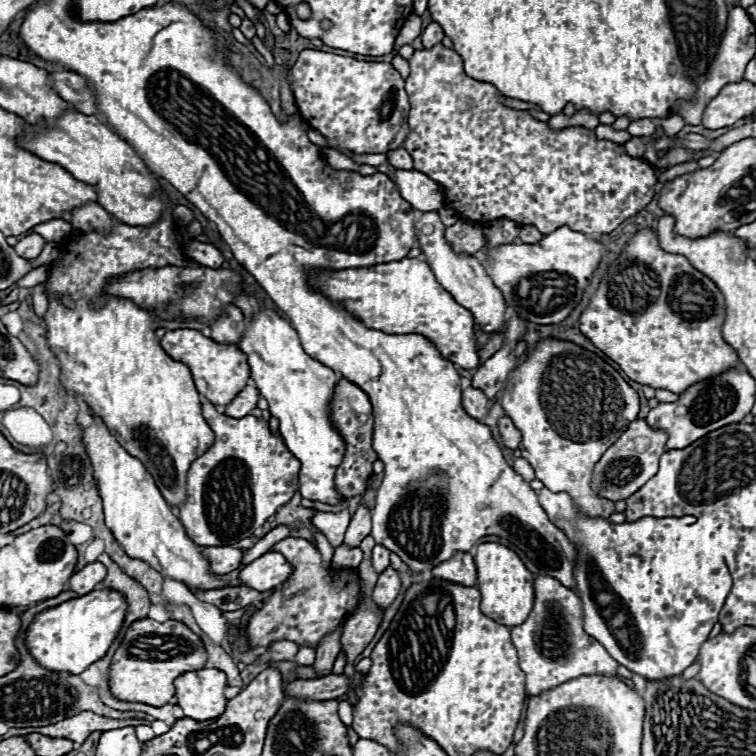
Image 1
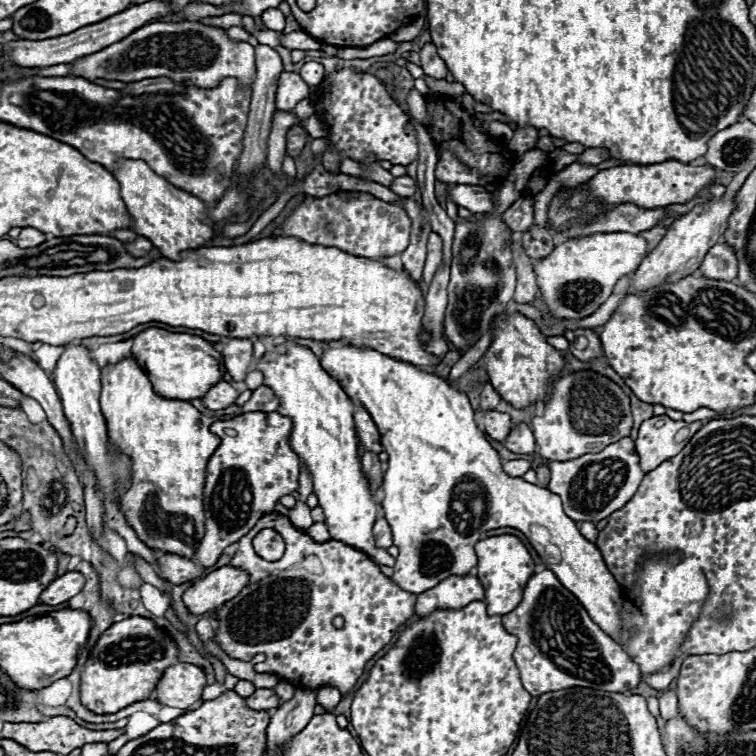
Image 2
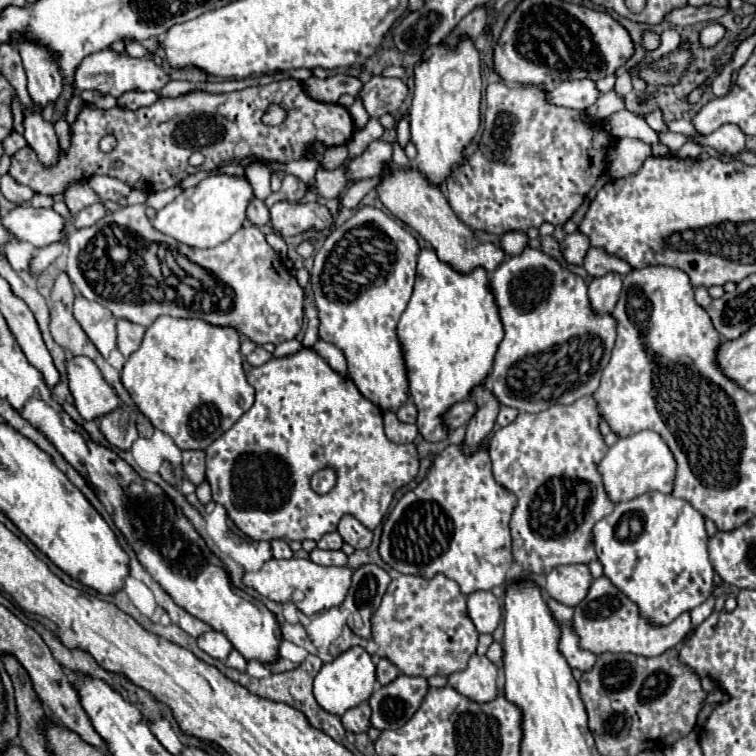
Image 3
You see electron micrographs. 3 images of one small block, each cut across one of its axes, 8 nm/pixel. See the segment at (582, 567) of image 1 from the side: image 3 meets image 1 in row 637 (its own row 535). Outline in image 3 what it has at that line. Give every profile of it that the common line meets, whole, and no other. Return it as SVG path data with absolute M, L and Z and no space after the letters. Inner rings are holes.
M648 492L628 502L618 502L614 512L592 528L592 542L604 568L604 576L638 606L638 614L652 626L668 626L680 614L694 610L712 596L714 568L708 560L708 532L704 516L682 498Z

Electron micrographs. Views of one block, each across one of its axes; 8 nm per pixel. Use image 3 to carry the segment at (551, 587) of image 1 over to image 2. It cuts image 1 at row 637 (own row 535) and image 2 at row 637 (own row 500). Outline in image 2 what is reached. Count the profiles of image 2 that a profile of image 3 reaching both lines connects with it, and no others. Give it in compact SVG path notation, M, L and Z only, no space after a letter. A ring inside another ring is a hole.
M550 570L538 572L528 580L520 606L504 614L502 624L506 632L518 638L514 662L520 670L522 686L532 696L572 686L626 692L636 688L642 680L638 666L628 658L622 646L592 622L576 596L568 592Z

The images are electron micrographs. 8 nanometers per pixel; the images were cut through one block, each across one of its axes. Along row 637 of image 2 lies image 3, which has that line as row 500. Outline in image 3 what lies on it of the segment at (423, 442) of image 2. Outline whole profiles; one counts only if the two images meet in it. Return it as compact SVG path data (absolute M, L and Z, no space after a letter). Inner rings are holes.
M644 430L644 432L632 434L628 438L620 438L598 464L598 472L602 476L602 484L604 484L608 498L616 504L616 502L624 502L624 500L642 496L650 490L658 490L664 494L672 492L676 462L674 462L670 448L664 444L664 440L656 432Z

